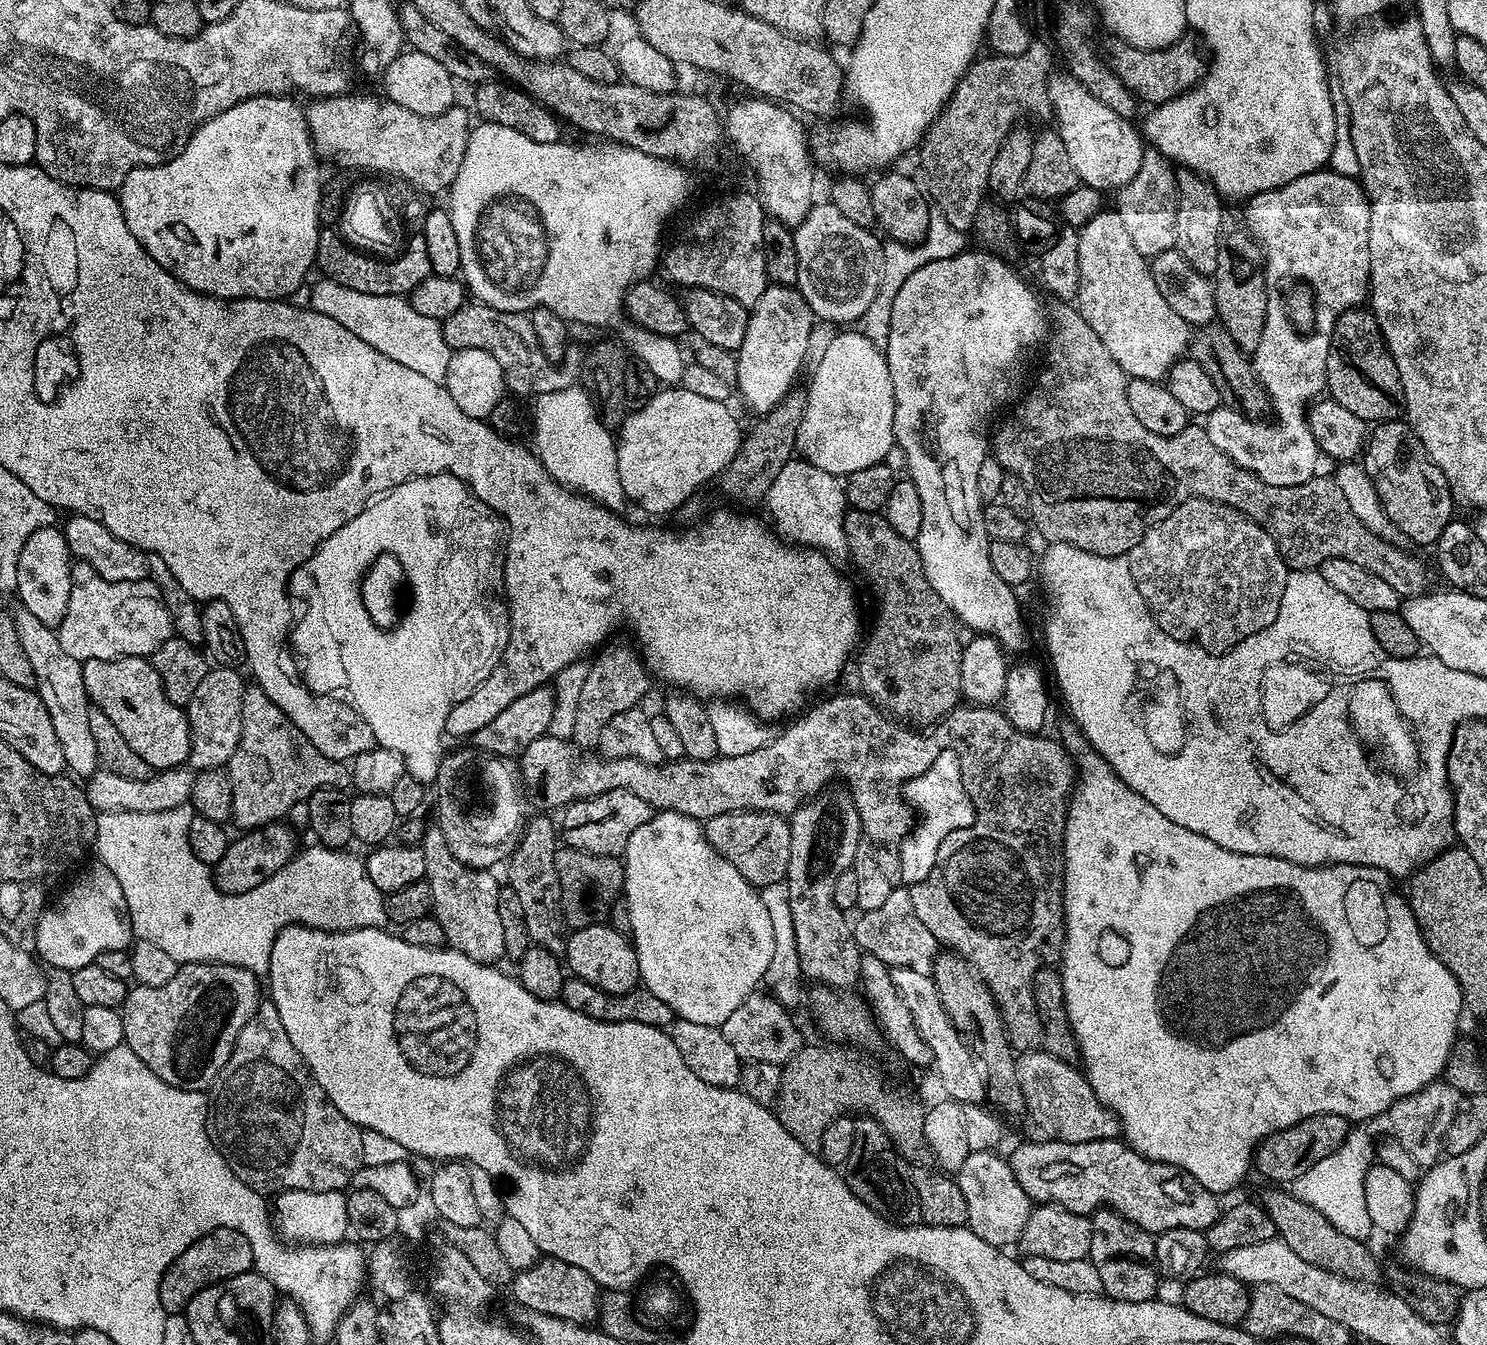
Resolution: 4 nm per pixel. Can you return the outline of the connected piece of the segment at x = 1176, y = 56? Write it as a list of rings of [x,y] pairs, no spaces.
[[[1108,34],[1105,35],[1105,37],[1104,50],[1102,48],[1104,64],[1125,84],[1129,91],[1136,97],[1137,101],[1144,103],[1145,100],[1148,106],[1165,104],[1167,100],[1173,100],[1174,97],[1181,96],[1182,93],[1187,92],[1197,80],[1204,77],[1206,71],[1206,56],[1202,51],[1201,45],[1197,43],[1195,39],[1192,39],[1192,41],[1188,40],[1189,38],[1181,38],[1175,40],[1168,48],[1146,50],[1145,48],[1139,48],[1133,44],[1127,44],[1127,42],[1120,39],[1119,36]]]

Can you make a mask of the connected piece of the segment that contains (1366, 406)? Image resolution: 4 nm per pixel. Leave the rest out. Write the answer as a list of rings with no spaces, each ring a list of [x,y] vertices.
[[[1364,306],[1347,308],[1343,314],[1335,317],[1332,326],[1332,341],[1328,355],[1328,386],[1327,395],[1336,400],[1350,414],[1362,418],[1365,422],[1383,422],[1386,420],[1404,420],[1404,391],[1402,378],[1398,374],[1398,366],[1394,366],[1394,358],[1388,349],[1388,343],[1376,321],[1376,315]]]

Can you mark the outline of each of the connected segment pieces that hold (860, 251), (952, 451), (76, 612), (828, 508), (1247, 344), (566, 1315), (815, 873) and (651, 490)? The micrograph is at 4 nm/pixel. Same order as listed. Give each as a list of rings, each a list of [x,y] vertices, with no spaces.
[[[831,202],[813,203],[810,214],[802,218],[802,222],[794,229],[792,237],[798,250],[798,278],[795,287],[799,288],[802,298],[810,306],[813,317],[833,320],[838,326],[848,326],[859,321],[860,316],[874,302],[874,294],[878,294],[878,286],[882,278],[882,262],[884,261],[884,244],[875,231],[858,226],[858,222],[850,222],[842,210],[835,208]]]
[[[965,250],[954,258],[938,258],[934,262],[926,262],[926,266],[914,270],[914,274],[910,274],[910,278],[906,278],[906,282],[902,282],[902,290],[898,290],[898,294],[894,294],[894,310],[890,310],[890,334],[886,345],[886,357],[890,379],[893,382],[894,402],[896,403],[893,424],[895,444],[902,446],[908,463],[907,475],[914,482],[914,486],[918,486],[918,495],[922,497],[922,530],[914,543],[922,558],[926,578],[930,582],[930,586],[934,586],[938,598],[942,598],[942,602],[946,602],[946,606],[950,606],[957,621],[965,629],[967,629],[966,627],[973,628],[971,630],[973,633],[994,637],[1004,647],[1005,653],[1013,654],[1012,652],[1023,650],[1024,643],[1028,640],[1028,624],[1024,621],[1024,612],[1020,609],[1019,598],[1016,597],[1017,589],[1013,585],[1007,584],[998,574],[998,570],[994,570],[994,566],[990,562],[990,550],[988,549],[990,541],[986,534],[984,504],[978,494],[978,466],[982,466],[982,462],[989,459],[990,456],[989,432],[993,427],[992,415],[995,414],[996,408],[1002,407],[1007,402],[1012,387],[1019,382],[1020,375],[1024,372],[1024,359],[1027,358],[1028,352],[1034,351],[1039,344],[1041,347],[1045,343],[1050,332],[1050,324],[1046,319],[1046,308],[1044,312],[1039,298],[1036,297],[1035,290],[1006,261],[996,257],[999,255],[988,250],[979,251]]]
[[[76,562],[72,565],[72,585],[70,586],[70,602],[66,606],[66,614],[58,629],[62,650],[70,658],[79,660],[113,660],[119,656],[151,657],[162,642],[174,635],[170,610],[166,610],[160,587],[153,580],[140,581],[107,581],[99,576],[97,570],[86,563]]]
[[[793,458],[782,466],[774,486],[766,497],[768,512],[772,515],[771,527],[785,541],[796,546],[817,549],[829,557],[844,556],[848,551],[848,539],[844,533],[846,501],[841,477],[827,473],[803,458]]]
[[[1239,223],[1223,225],[1218,246],[1218,270],[1214,273],[1216,320],[1234,338],[1243,352],[1254,354],[1262,342],[1262,326],[1266,326],[1266,306],[1270,295],[1266,268],[1262,263],[1260,245]]]
[[[544,1256],[534,1266],[515,1273],[510,1291],[521,1309],[550,1314],[575,1324],[591,1325],[600,1314],[602,1289],[596,1280],[579,1266],[570,1266],[570,1262],[562,1262],[553,1256]]]
[[[839,787],[819,792],[818,795],[801,804],[797,812],[792,813],[790,866],[786,877],[790,890],[790,914],[794,917],[794,932],[798,942],[798,960],[802,962],[804,975],[809,981],[817,980],[820,984],[829,984],[832,988],[838,988],[834,990],[844,990],[840,988],[848,988],[852,983],[860,980],[862,955],[859,945],[856,944],[853,925],[844,917],[845,909],[837,904],[834,898],[838,878],[842,878],[842,874],[851,869],[854,854],[858,850],[858,842],[862,838],[860,815],[852,792],[847,787]]]
[[[668,386],[657,391],[635,410],[627,413],[618,429],[618,478],[622,478],[622,490],[629,501],[641,504],[648,512],[672,512],[680,508],[707,480],[715,481],[738,454],[742,439],[742,427],[736,421],[729,405],[722,400],[702,398],[691,390]]]

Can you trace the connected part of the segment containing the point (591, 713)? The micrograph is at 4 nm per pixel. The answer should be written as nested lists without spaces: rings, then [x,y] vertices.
[[[620,644],[607,648],[605,647],[599,653],[601,656],[596,661],[588,664],[586,682],[582,686],[581,696],[578,697],[574,734],[570,740],[581,750],[599,749],[602,730],[606,730],[606,722],[610,722],[614,714],[622,714],[622,710],[637,707],[641,703],[640,699],[648,692],[650,673],[641,653],[631,652],[630,649],[623,648]]]

